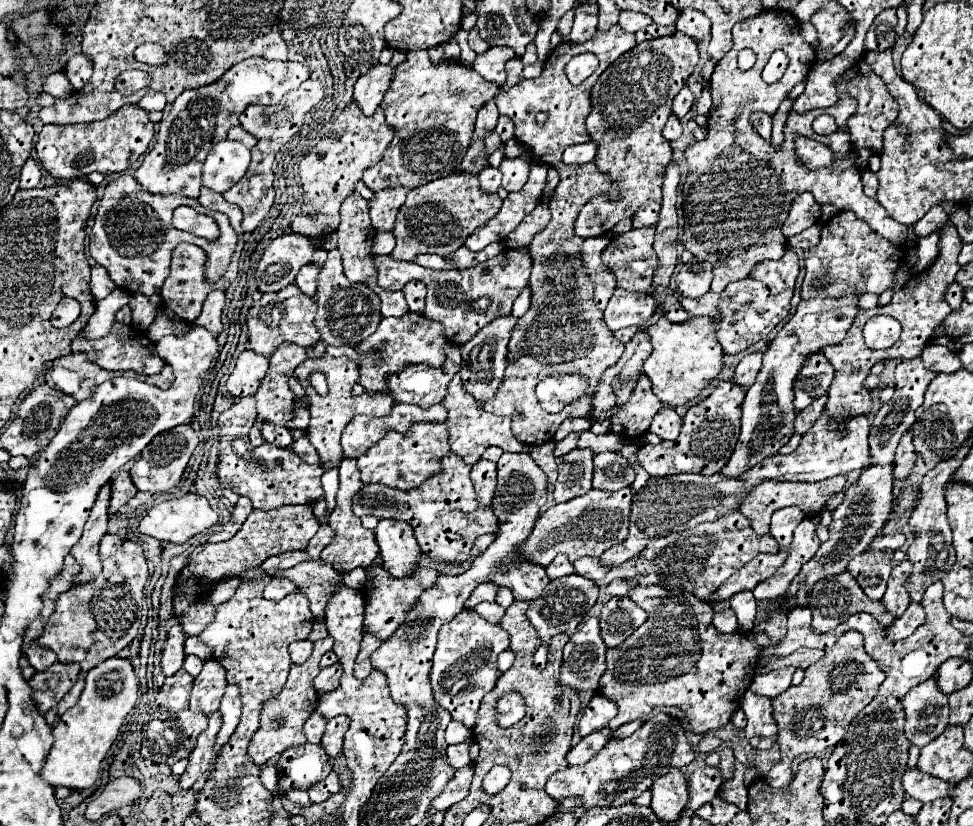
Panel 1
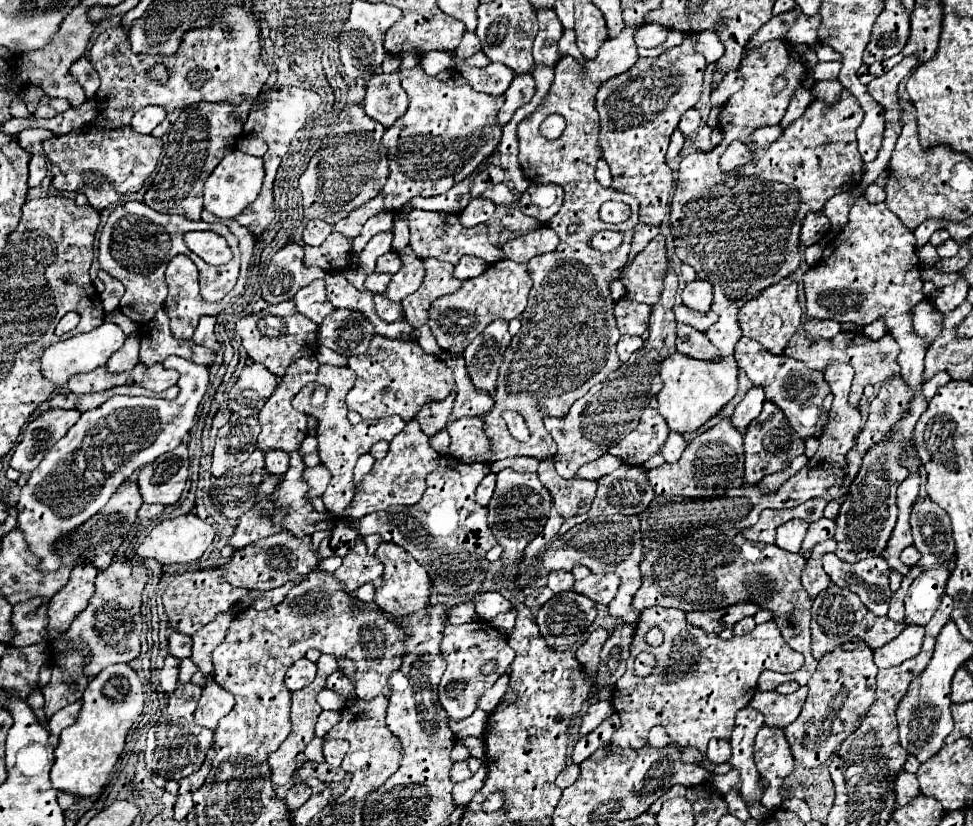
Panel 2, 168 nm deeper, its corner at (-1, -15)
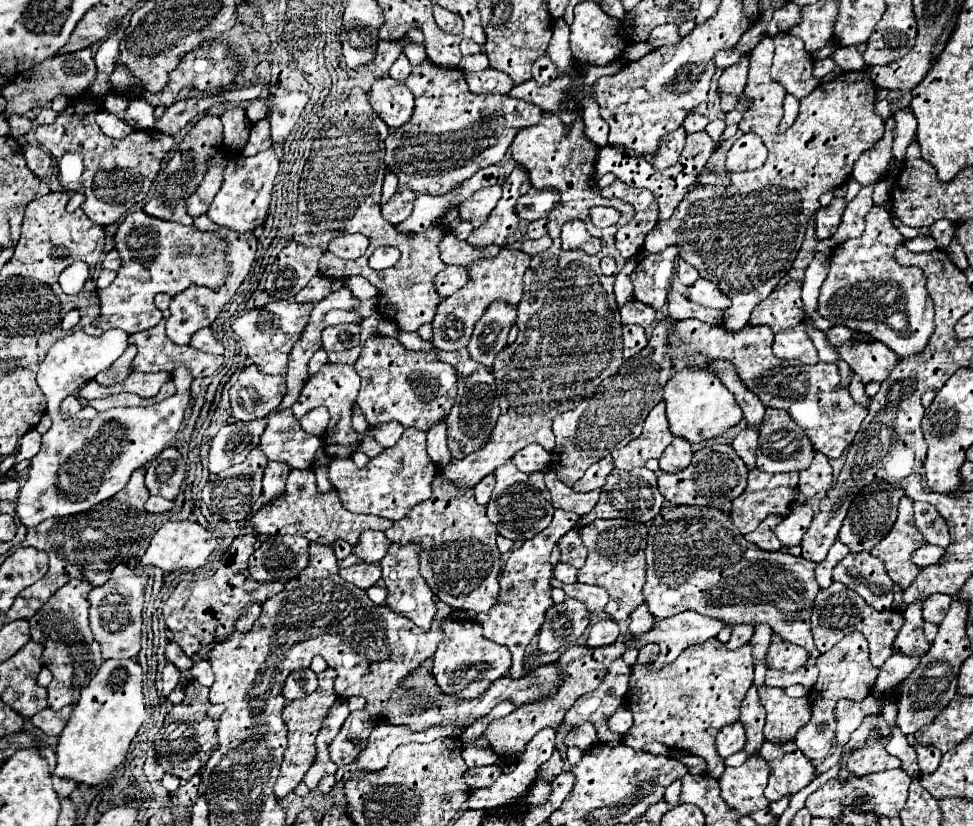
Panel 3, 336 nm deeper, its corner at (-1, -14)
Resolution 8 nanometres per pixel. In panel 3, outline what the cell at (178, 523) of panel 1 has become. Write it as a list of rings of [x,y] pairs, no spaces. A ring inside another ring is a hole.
[[[166,522],[154,536],[152,542],[146,550],[146,554],[142,556],[142,564],[152,564],[158,566],[164,572],[174,572],[180,568],[188,568],[188,570],[196,570],[200,566],[206,564],[210,552],[214,550],[216,540],[212,536],[212,532],[208,532],[204,526],[200,526],[198,522]]]

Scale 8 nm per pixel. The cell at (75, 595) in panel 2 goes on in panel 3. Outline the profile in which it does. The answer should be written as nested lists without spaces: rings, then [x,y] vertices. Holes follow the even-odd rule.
[[[72,578],[54,596],[30,618],[30,636],[32,640],[44,640],[42,664],[50,668],[52,682],[48,684],[48,706],[52,710],[62,710],[68,704],[76,704],[80,690],[88,686],[92,676],[96,676],[100,664],[104,662],[100,646],[94,642],[88,622],[88,592],[92,584],[88,580]]]

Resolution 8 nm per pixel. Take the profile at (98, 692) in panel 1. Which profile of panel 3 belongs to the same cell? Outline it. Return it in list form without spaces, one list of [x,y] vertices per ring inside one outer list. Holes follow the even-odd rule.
[[[106,660],[90,684],[82,688],[70,722],[60,734],[56,746],[58,764],[54,776],[88,786],[102,784],[110,772],[122,764],[128,746],[142,726],[144,718],[146,706],[140,664],[136,660]]]

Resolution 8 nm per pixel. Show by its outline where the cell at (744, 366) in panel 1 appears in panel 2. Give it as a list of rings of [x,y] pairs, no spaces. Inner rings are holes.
[[[752,387],[746,397],[740,401],[740,405],[736,407],[734,415],[732,415],[732,425],[744,435],[746,427],[760,415],[762,411],[762,403],[764,403],[764,391],[762,387]]]

